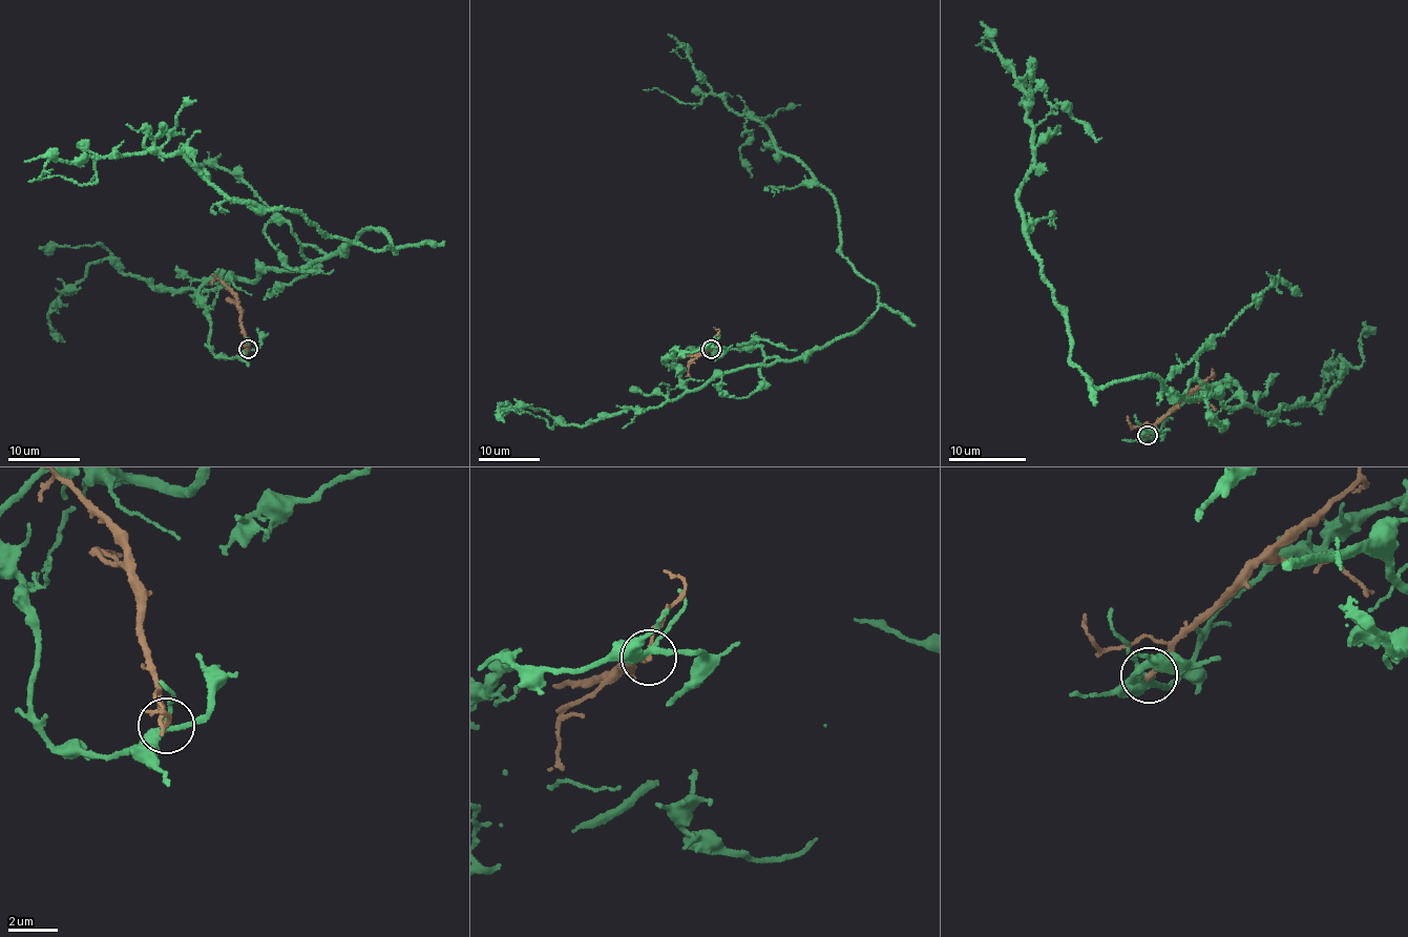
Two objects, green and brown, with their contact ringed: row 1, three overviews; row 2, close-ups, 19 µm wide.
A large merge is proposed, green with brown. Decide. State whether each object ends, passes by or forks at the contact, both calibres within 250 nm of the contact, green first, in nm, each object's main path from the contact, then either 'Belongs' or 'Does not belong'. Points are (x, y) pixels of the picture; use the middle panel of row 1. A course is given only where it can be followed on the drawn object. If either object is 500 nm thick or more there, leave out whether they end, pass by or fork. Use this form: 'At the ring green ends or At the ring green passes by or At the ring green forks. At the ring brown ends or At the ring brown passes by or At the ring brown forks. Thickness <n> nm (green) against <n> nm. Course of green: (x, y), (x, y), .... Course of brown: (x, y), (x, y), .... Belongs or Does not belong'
At the ring green forks. At the ring brown ends. Thickness 260 nm (green) against 260 nm. Course of green: (711, 349), (664, 365), (697, 391), (802, 356), (878, 294), (831, 194), (759, 121), (643, 90). Course of brown: (711, 349), (678, 357). Does not belong

